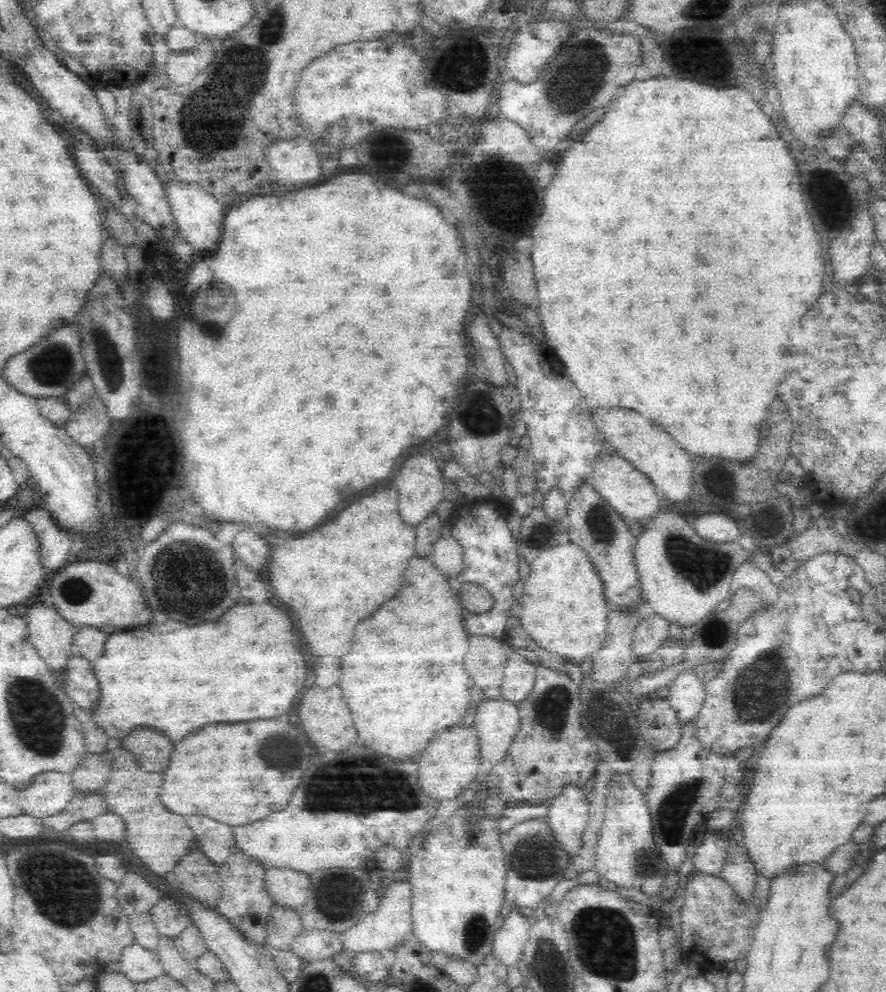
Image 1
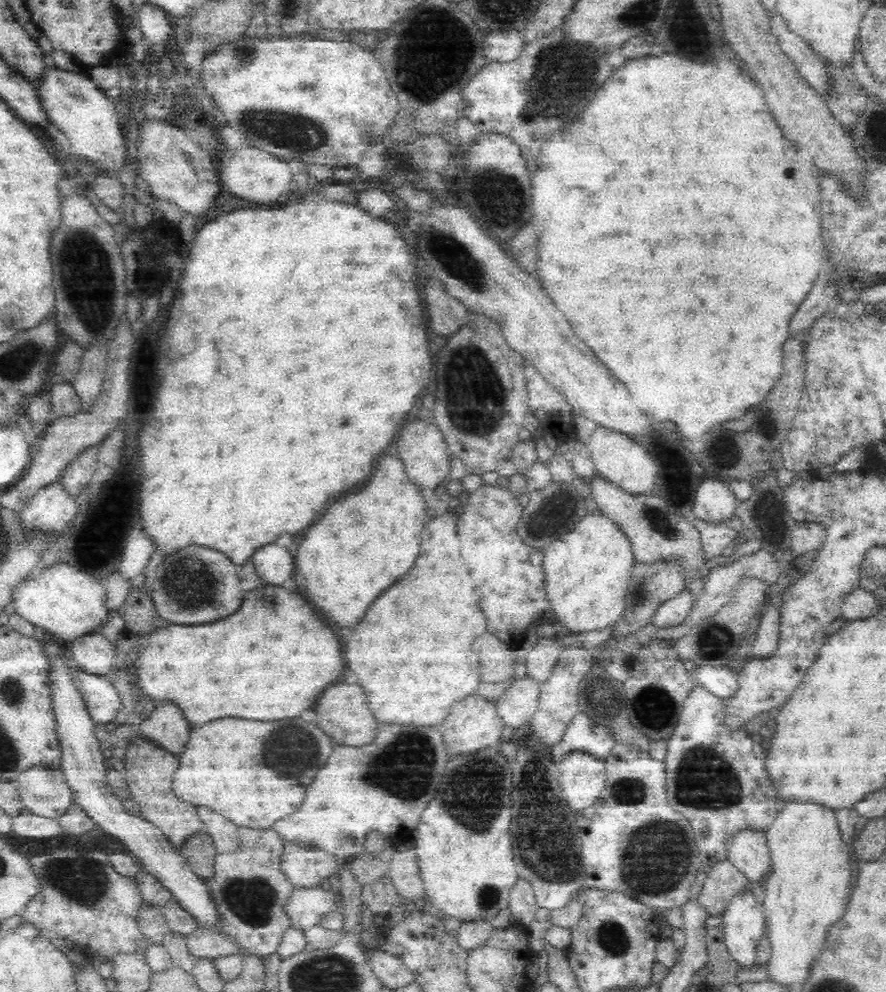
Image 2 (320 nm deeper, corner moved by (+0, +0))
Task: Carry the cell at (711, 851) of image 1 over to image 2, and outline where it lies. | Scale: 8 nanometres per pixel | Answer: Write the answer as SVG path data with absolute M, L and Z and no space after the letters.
M742 830L731 835L724 856L749 882L762 881L770 866L768 845L762 832Z

